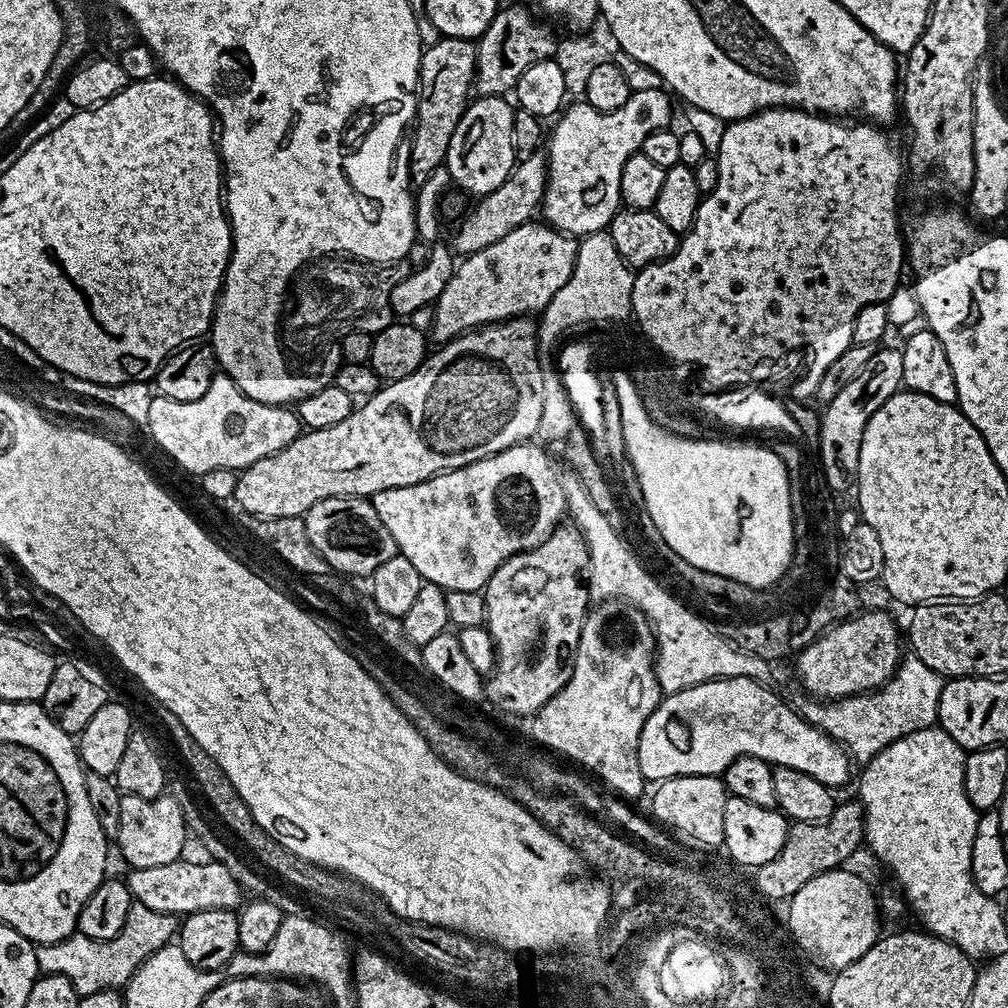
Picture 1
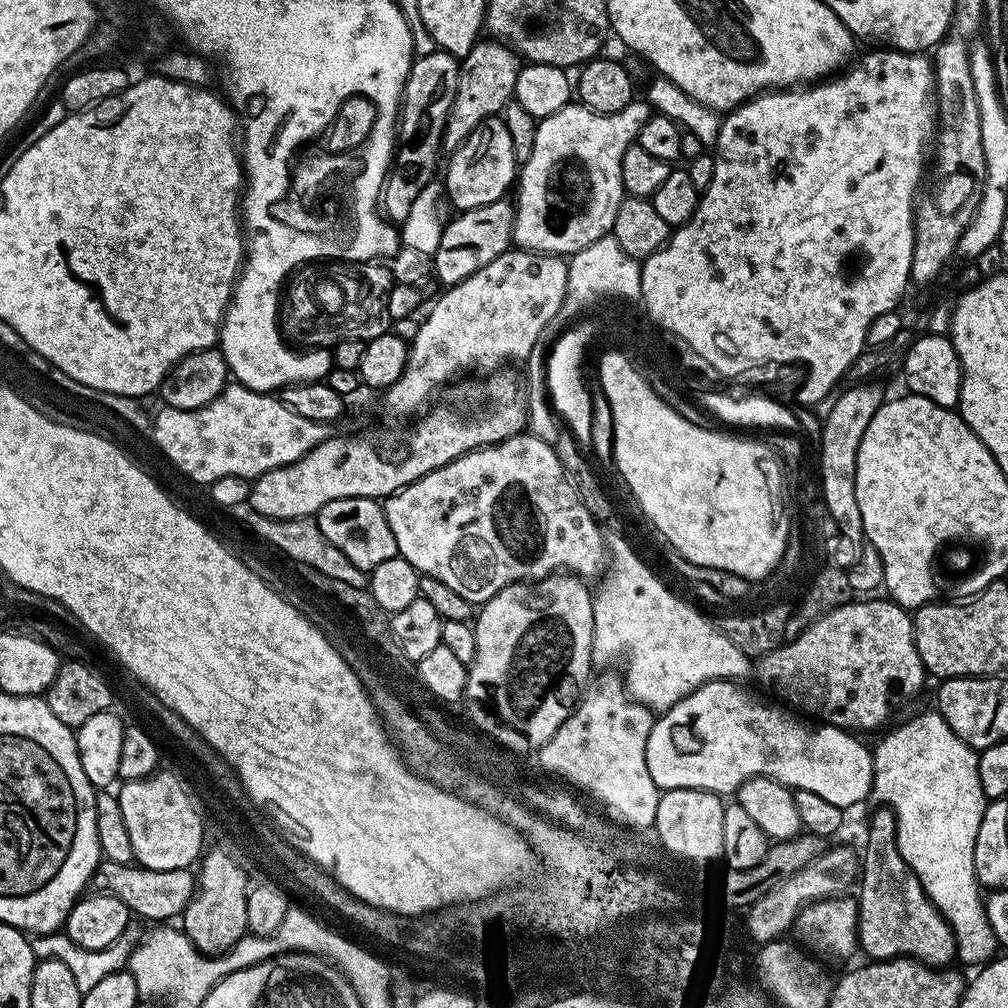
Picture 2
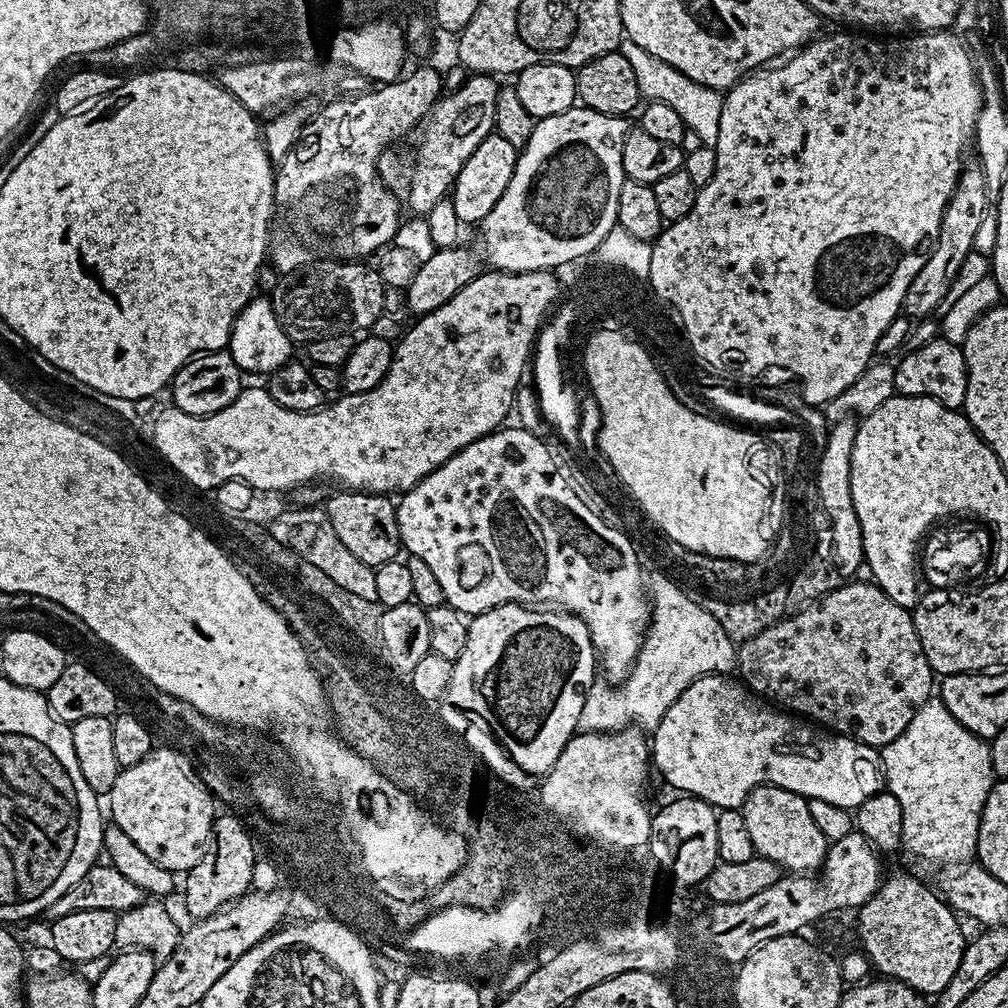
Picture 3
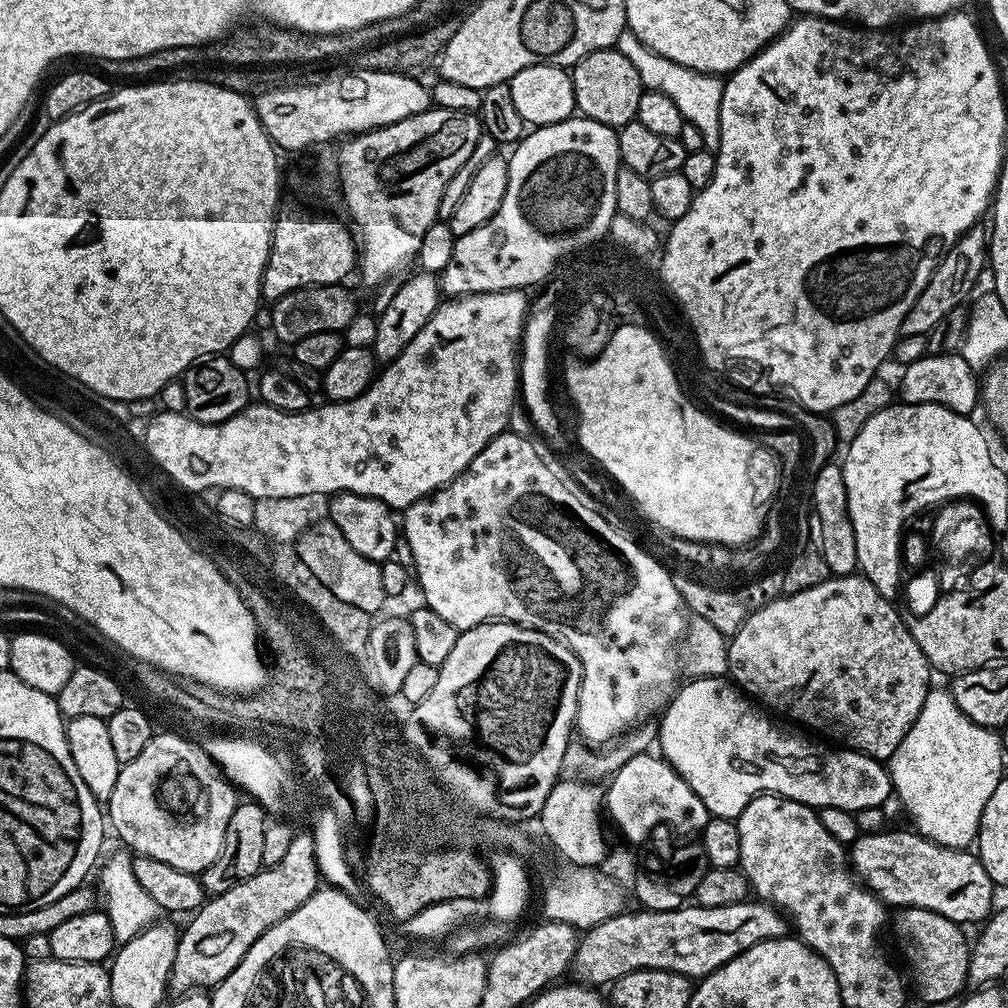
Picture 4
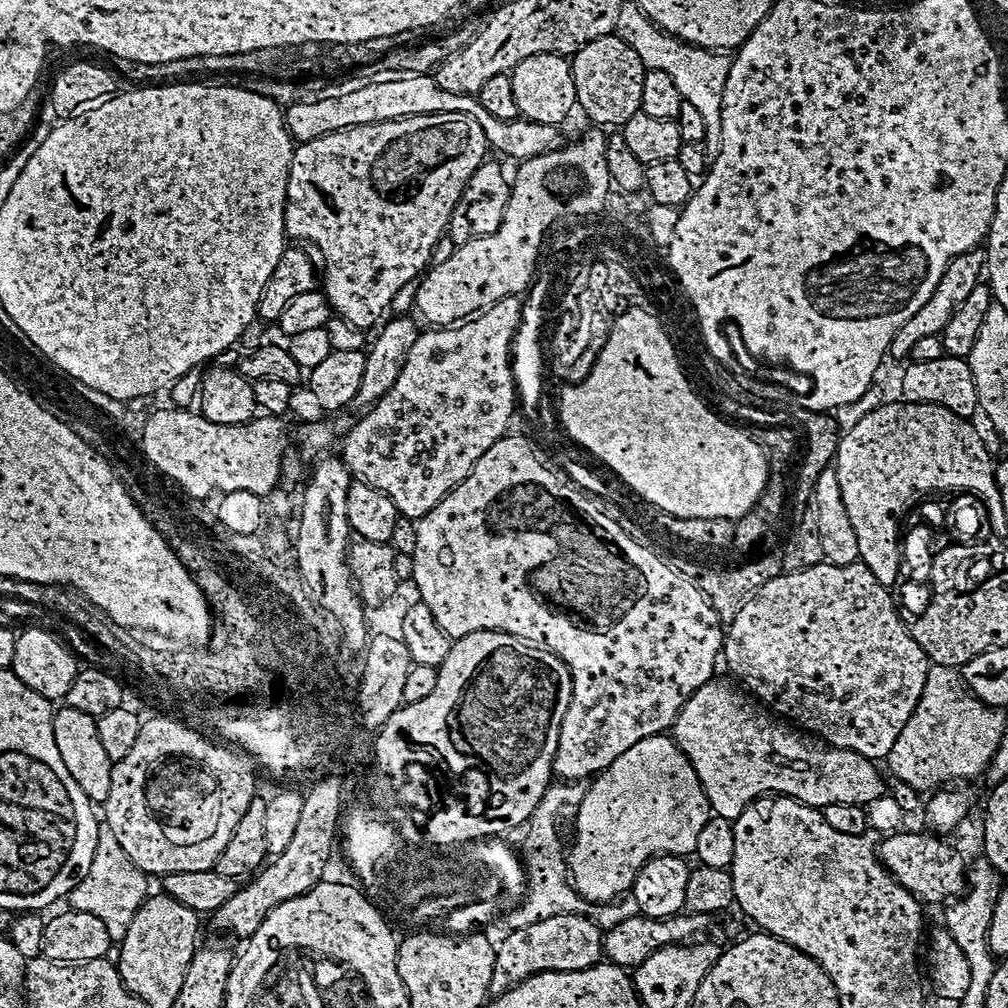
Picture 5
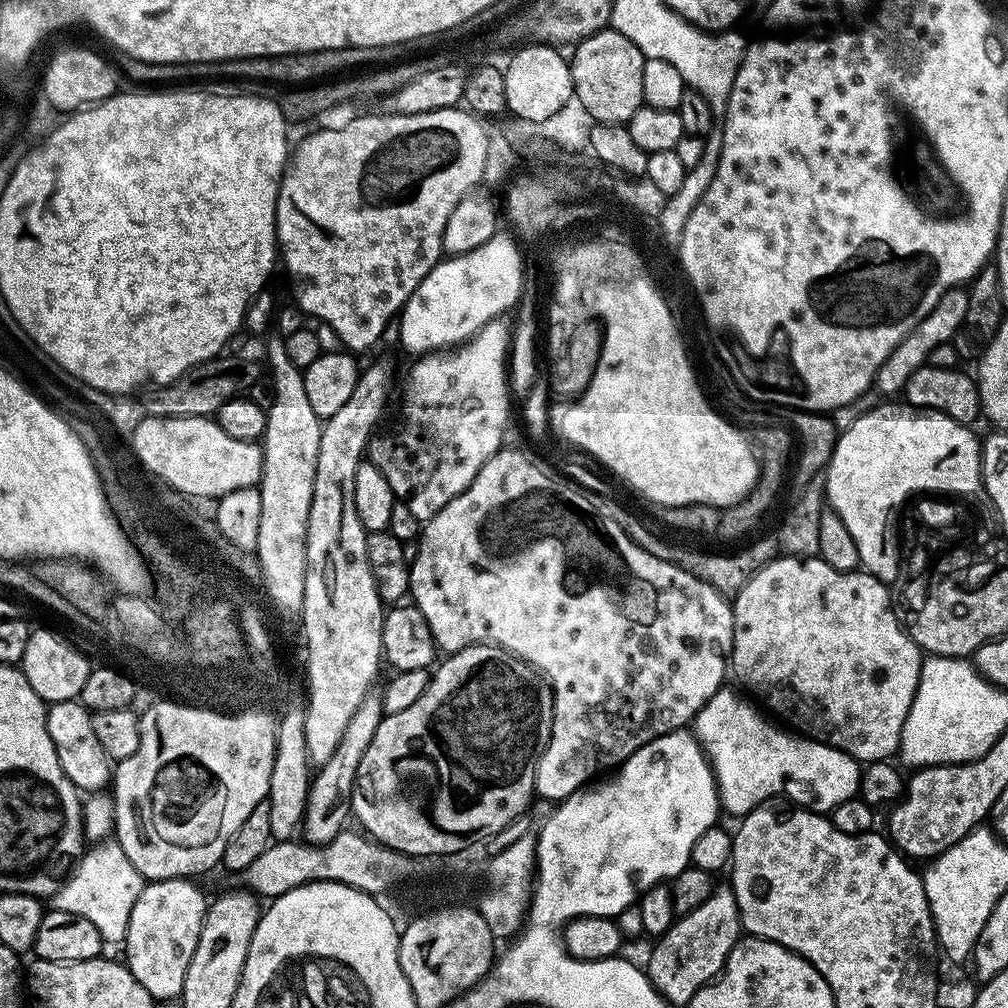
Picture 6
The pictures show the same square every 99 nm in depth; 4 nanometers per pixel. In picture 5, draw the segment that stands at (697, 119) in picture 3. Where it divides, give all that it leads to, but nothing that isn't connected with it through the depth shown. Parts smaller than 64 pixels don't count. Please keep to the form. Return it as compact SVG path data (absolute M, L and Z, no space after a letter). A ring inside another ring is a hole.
M632 2L625 3L620 9L614 32L631 46L638 58L642 58L645 69L653 68L670 74L684 103L695 106L698 114L702 114L702 119L706 121L704 141L712 140L712 152L716 152L716 140L722 142L722 94L728 77L729 57L723 51L699 48L696 44L687 44L685 40L670 35L669 32L663 32Z

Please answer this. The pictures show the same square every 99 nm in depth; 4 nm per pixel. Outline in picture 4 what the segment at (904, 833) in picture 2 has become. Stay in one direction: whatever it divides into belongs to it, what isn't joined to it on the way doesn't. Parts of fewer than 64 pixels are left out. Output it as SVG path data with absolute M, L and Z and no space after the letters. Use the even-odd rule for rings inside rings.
M933 687L926 702L922 702L918 718L914 718L910 730L902 742L898 742L891 760L886 764L892 778L895 799L900 799L905 810L912 815L911 827L935 844L947 848L971 849L976 831L980 829L982 810L986 802L990 802L990 794L994 794L1000 779L1006 775L1003 751L1005 749L1001 745L999 731L983 728L966 718L966 714L958 710L958 702L954 702L947 687Z

